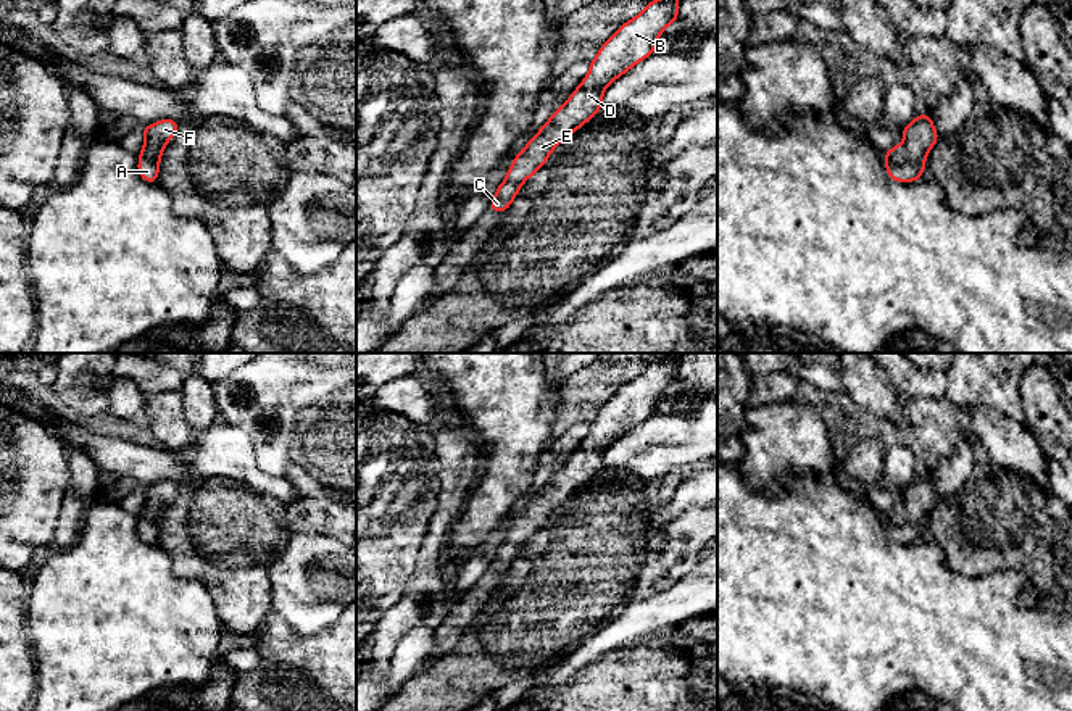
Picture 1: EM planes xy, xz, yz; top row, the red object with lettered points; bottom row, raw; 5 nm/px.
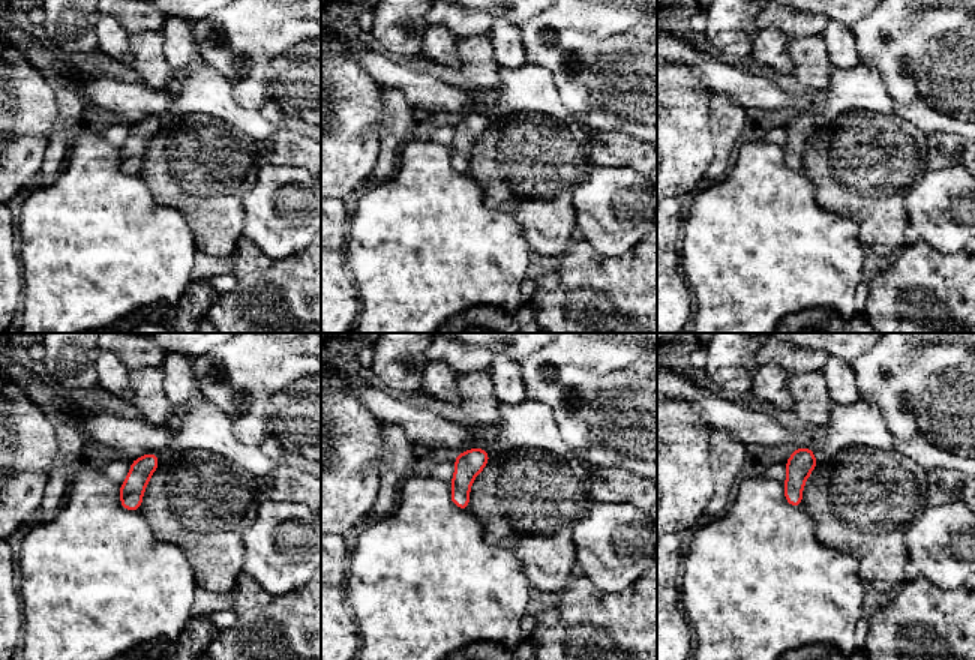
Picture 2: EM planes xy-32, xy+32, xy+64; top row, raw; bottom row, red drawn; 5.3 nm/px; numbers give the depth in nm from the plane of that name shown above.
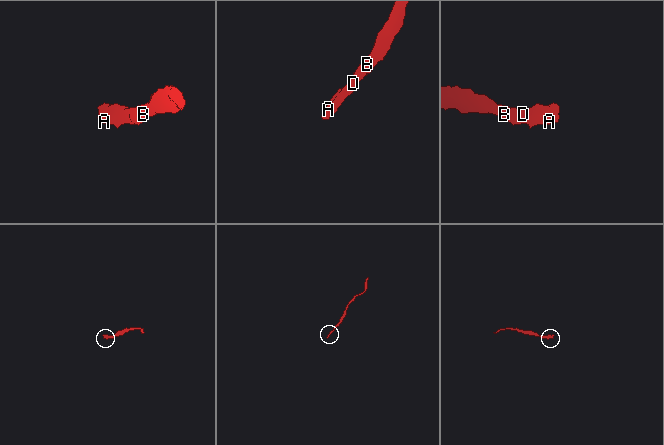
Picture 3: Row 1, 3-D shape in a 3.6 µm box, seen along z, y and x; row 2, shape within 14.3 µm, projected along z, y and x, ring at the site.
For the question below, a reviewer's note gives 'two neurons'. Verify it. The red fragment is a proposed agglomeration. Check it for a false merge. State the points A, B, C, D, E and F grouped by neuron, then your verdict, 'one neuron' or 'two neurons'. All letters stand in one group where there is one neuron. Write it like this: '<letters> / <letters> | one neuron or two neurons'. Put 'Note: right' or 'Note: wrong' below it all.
A B C D E F | one neuron
Note: wrong

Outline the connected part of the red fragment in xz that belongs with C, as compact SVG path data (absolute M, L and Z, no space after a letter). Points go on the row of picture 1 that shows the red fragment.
M651 0L600 47L590 71L571 97L514 156L506 179L497 187L488 208L503 214L522 184L550 158L551 152L603 108L605 89L656 48L661 32L679 21L679 0Z

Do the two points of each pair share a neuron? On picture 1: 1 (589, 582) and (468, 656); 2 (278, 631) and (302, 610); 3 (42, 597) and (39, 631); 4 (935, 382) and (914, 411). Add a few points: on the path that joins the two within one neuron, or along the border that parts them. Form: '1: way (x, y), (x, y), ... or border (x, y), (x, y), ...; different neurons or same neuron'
1: way (558, 590), (524, 624), (498, 637); same neuron
2: border (273, 611), (300, 632), (316, 634), (323, 631); different neurons
3: way (44, 605), (44, 623); same neuron
4: border (906, 395), (945, 397); different neurons

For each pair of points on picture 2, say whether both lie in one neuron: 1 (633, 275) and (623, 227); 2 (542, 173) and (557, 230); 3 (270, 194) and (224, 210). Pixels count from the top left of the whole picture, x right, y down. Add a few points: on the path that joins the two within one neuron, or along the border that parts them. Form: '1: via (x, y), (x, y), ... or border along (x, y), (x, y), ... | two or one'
1: border along (641, 239), (620, 255), (602, 255), (594, 249) | two
2: via (549, 186), (558, 195), (557, 216) | one
3: border along (258, 173), (243, 197), (242, 237) | two

